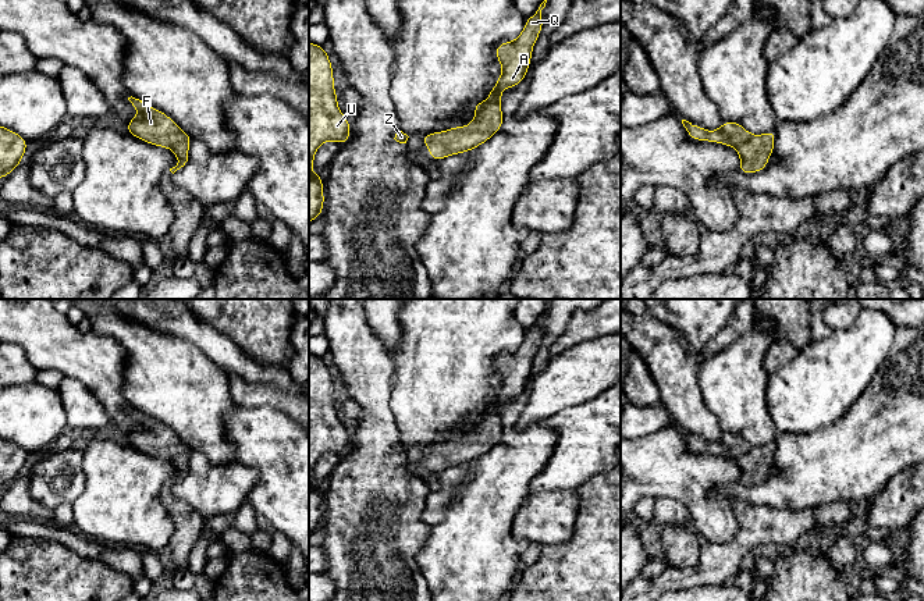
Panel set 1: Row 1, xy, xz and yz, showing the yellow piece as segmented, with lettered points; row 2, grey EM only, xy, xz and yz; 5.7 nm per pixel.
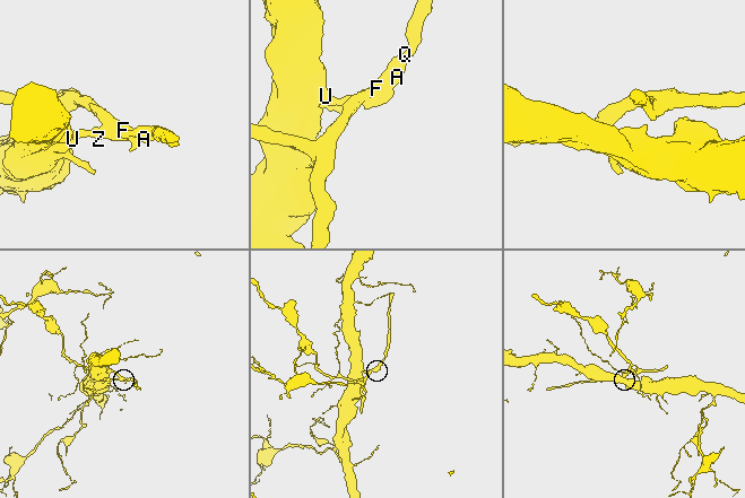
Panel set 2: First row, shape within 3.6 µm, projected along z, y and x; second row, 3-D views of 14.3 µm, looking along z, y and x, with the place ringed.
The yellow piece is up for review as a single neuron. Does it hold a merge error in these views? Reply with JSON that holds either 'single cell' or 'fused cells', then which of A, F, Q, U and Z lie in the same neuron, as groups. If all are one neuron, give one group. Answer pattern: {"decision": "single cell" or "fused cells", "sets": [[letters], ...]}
{"decision": "fused cells", "sets": [["A", "F", "Q"], ["U", "Z"]]}

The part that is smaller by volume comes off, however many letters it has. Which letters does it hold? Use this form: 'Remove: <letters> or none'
Remove: A, F, Q

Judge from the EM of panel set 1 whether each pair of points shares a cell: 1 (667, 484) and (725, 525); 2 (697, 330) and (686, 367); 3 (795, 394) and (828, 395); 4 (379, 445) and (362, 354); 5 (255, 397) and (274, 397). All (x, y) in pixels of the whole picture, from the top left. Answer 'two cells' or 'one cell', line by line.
1: one cell
2: two cells
3: one cell
4: one cell
5: one cell

